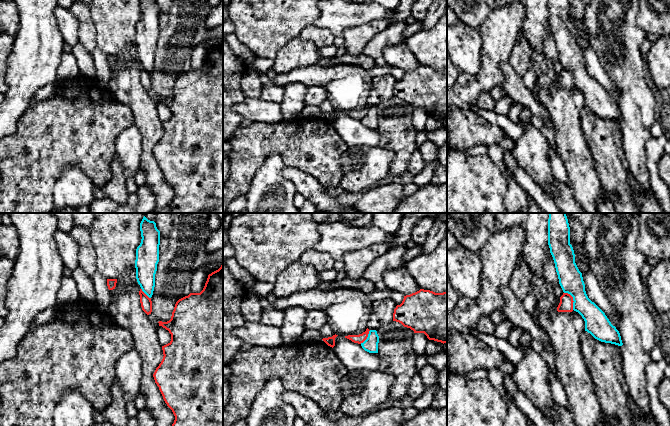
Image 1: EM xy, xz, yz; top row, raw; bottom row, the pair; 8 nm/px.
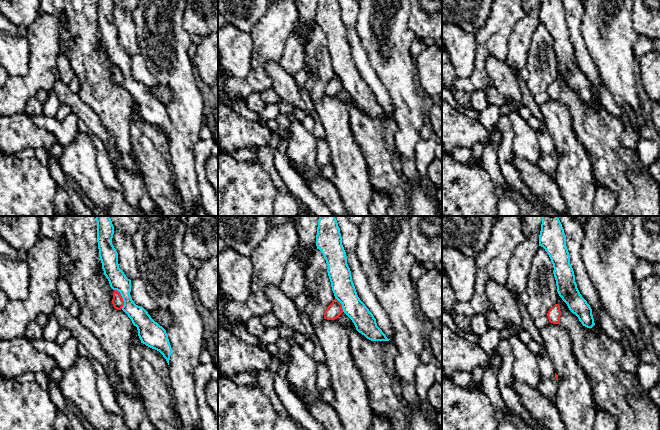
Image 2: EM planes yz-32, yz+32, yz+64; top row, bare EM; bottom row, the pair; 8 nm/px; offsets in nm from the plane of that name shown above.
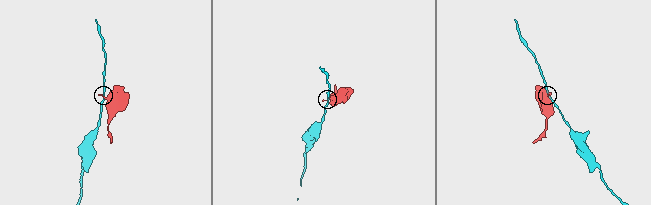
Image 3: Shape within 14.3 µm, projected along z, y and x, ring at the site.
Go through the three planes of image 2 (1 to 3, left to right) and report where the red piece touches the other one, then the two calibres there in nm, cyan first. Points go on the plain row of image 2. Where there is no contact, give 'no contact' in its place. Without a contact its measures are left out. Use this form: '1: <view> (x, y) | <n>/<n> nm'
1: yz-32 (122, 73) | 150/90 nm
2: yz+32 (341, 79) | 180/120 nm
3: no contact

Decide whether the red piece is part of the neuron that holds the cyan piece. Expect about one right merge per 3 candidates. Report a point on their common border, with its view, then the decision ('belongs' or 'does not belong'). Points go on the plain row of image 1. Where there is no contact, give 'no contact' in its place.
contact yz (573, 75); does not belong

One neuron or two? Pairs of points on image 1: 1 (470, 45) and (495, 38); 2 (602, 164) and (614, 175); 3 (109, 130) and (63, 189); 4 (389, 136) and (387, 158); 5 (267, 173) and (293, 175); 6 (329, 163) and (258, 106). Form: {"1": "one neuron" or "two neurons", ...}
{"1": "two neurons", "2": "one neuron", "3": "two neurons", "4": "two neurons", "5": "two neurons", "6": "two neurons"}

